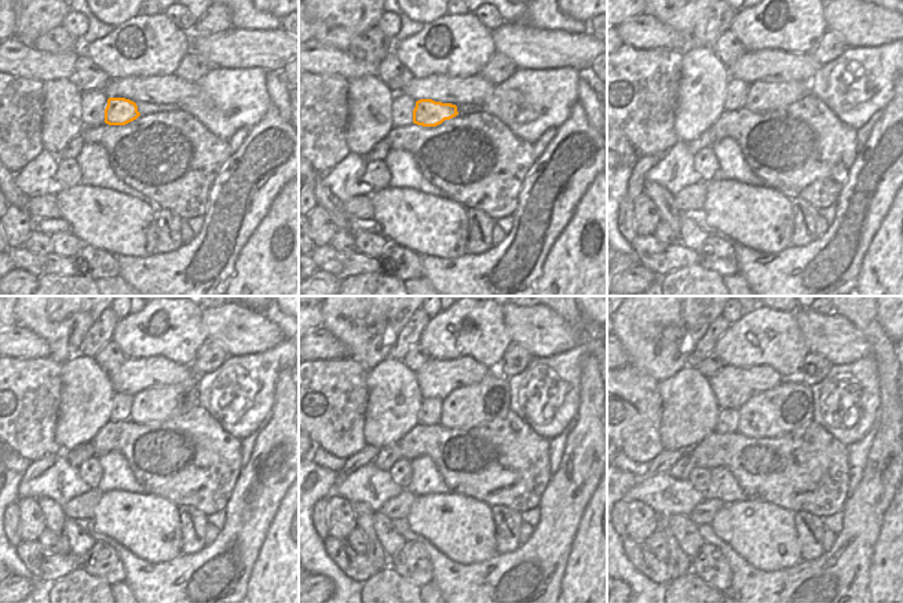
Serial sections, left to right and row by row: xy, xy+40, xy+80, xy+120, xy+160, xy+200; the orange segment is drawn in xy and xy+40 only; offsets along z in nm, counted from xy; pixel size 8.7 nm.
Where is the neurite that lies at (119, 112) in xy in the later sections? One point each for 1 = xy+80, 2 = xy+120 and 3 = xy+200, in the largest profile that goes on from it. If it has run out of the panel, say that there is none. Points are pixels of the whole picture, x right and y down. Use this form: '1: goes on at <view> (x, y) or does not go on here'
1: goes on at xy+80 (763, 97)
2: goes on at xy+120 (161, 402)
3: goes on at xy+200 (788, 406)

